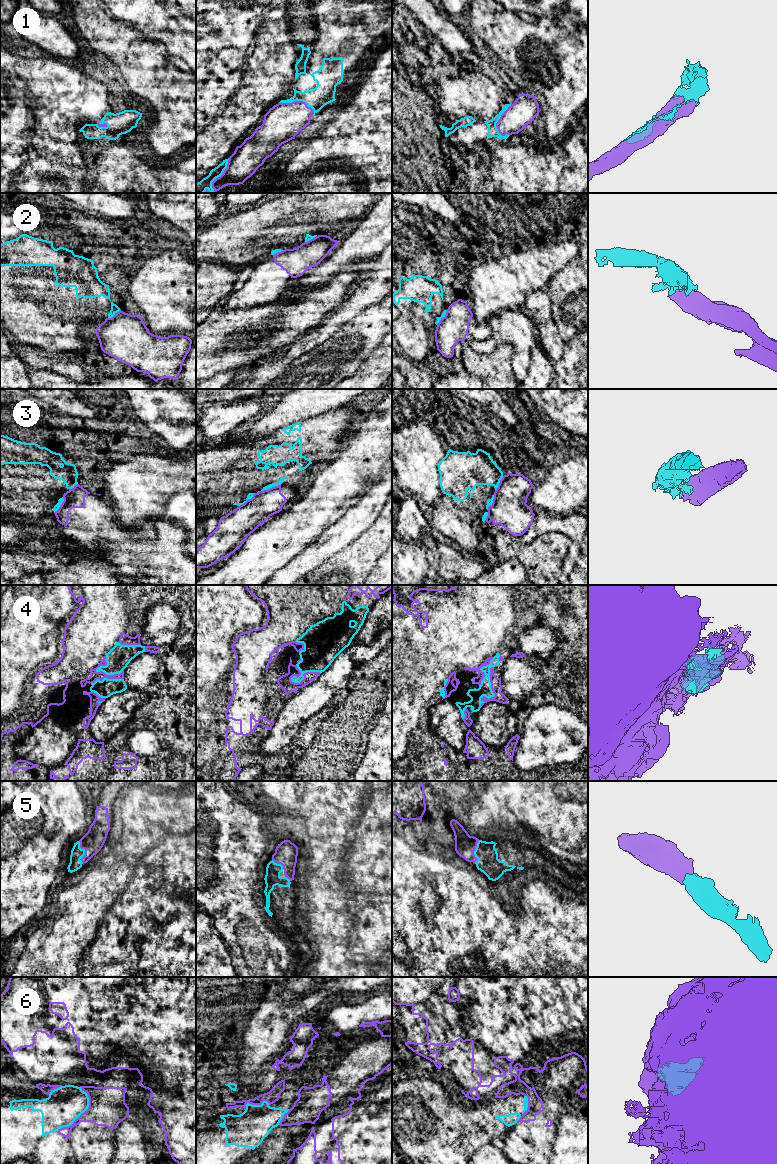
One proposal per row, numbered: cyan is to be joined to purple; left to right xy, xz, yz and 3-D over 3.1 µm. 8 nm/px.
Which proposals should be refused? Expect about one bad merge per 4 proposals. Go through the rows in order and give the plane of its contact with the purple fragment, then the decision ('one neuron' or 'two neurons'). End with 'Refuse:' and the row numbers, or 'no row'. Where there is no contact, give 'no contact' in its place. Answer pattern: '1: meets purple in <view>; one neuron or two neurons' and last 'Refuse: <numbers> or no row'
1: meets purple in xz; one neuron
2: meets purple in xy; two neurons
3: meets purple in xz; two neurons
4: meets purple in yz; two neurons
5: meets purple in yz; one neuron
6: meets purple in xy; two neurons
Refuse: 2, 3, 4, 6

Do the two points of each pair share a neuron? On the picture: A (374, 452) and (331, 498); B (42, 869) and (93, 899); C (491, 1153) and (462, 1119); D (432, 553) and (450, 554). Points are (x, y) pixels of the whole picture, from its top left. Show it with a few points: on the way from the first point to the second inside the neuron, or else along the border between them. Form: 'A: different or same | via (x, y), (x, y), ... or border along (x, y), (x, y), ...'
A: same | via (367, 463), (343, 486)
B: different | border along (61, 867), (46, 898)
C: different | border along (490, 1142), (480, 1145), (472, 1153)
D: different | border along (436, 543), (439, 555), (439, 566), (437, 569)

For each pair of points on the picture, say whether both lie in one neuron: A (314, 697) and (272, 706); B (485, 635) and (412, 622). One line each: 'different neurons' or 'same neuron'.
A: different neurons
B: same neuron

